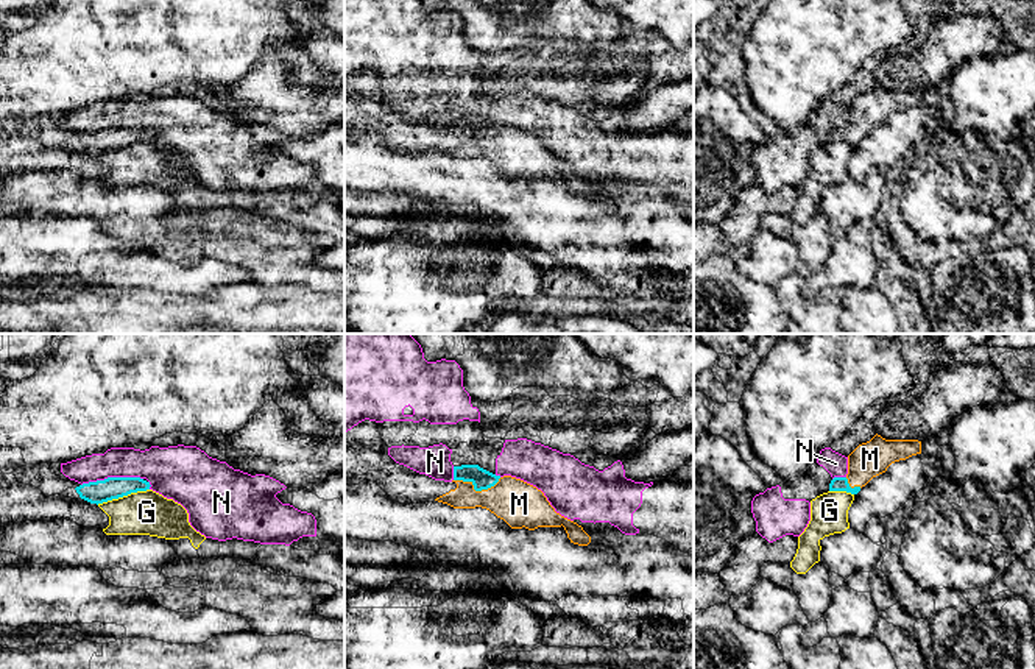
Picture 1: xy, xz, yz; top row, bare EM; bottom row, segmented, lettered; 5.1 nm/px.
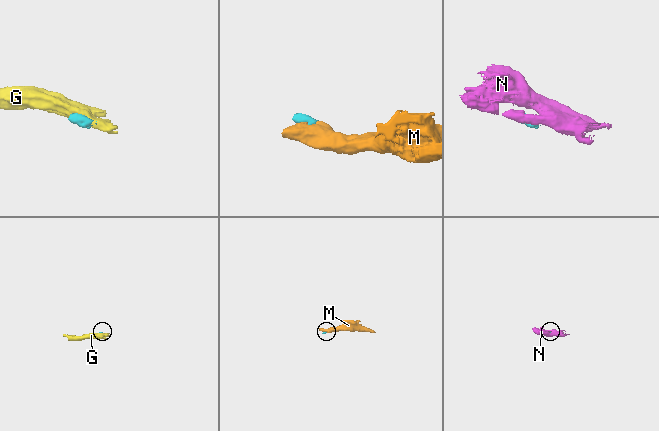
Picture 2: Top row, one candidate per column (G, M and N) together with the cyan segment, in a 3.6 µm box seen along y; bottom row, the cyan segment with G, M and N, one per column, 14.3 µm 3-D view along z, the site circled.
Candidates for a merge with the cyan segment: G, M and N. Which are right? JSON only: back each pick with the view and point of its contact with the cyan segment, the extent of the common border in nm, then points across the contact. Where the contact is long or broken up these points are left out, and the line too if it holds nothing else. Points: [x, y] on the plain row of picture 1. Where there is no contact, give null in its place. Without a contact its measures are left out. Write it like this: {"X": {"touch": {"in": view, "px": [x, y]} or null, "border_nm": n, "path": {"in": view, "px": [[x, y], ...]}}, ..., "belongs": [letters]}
{"M": {"touch": {"in": "xz", "px": [476, 141]}, "border_nm": 240, "path": {"in": "xz", "px": [[482, 130], [476, 141], [488, 141], [519, 155]]}}, "belongs": ["M"]}

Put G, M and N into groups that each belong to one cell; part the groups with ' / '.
G / M / N

